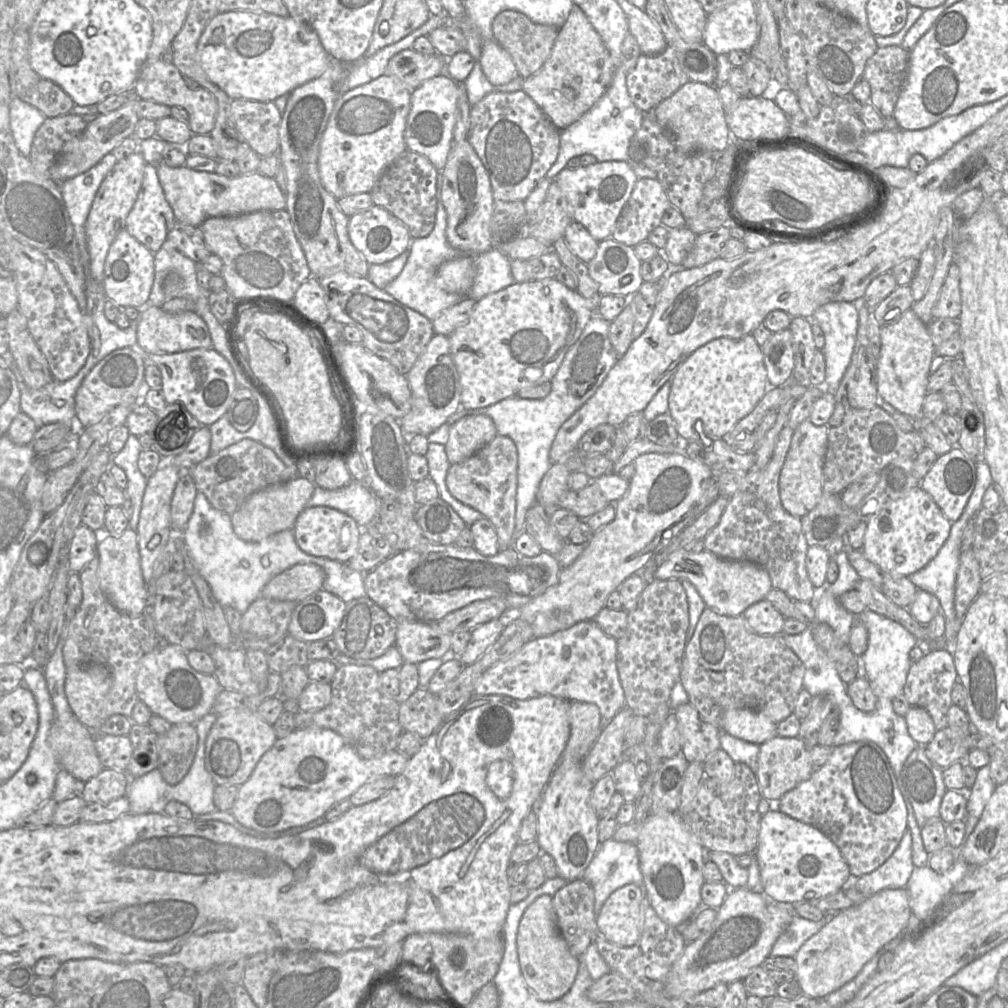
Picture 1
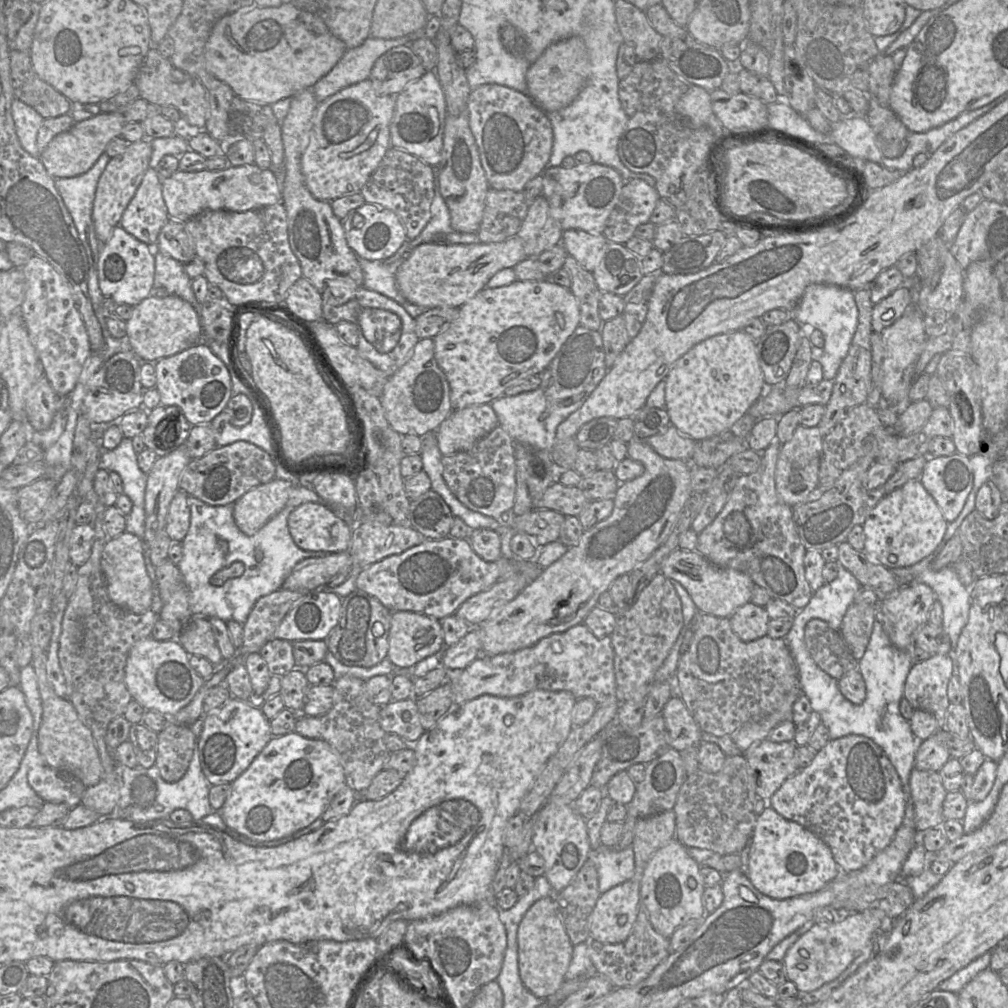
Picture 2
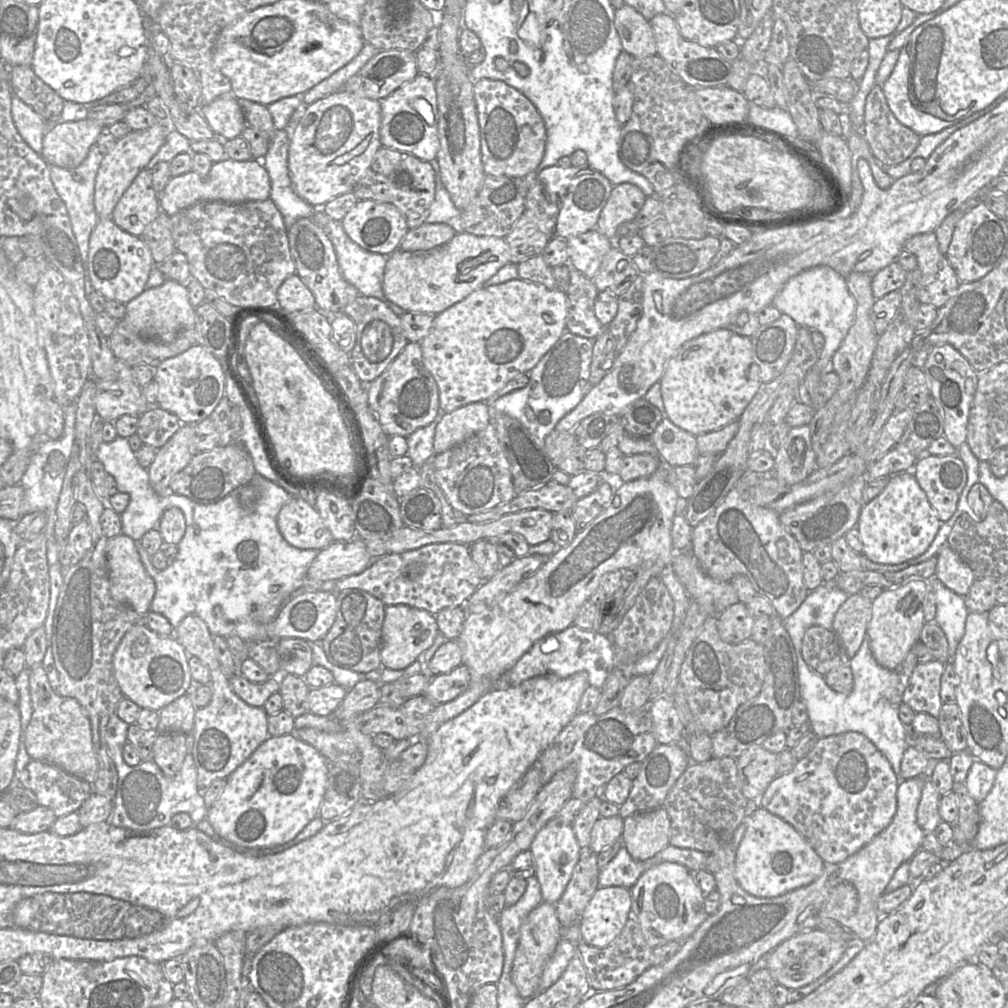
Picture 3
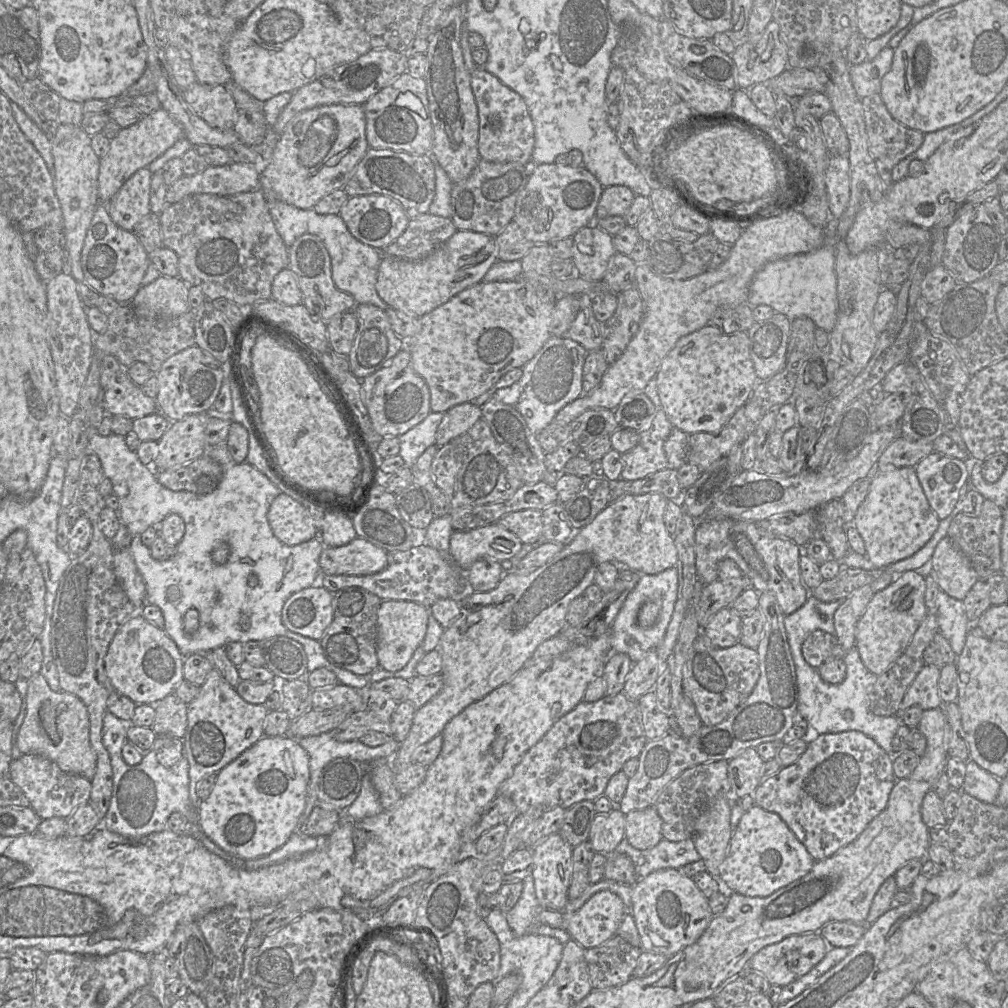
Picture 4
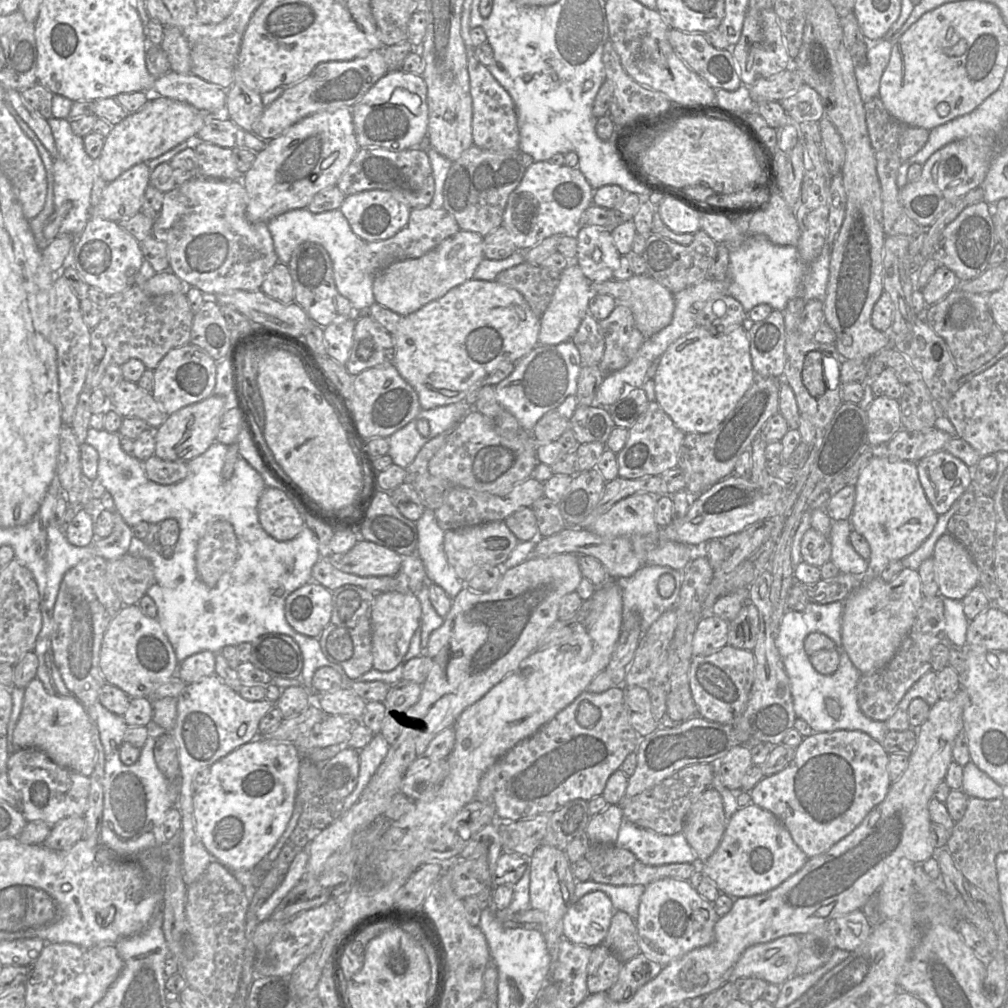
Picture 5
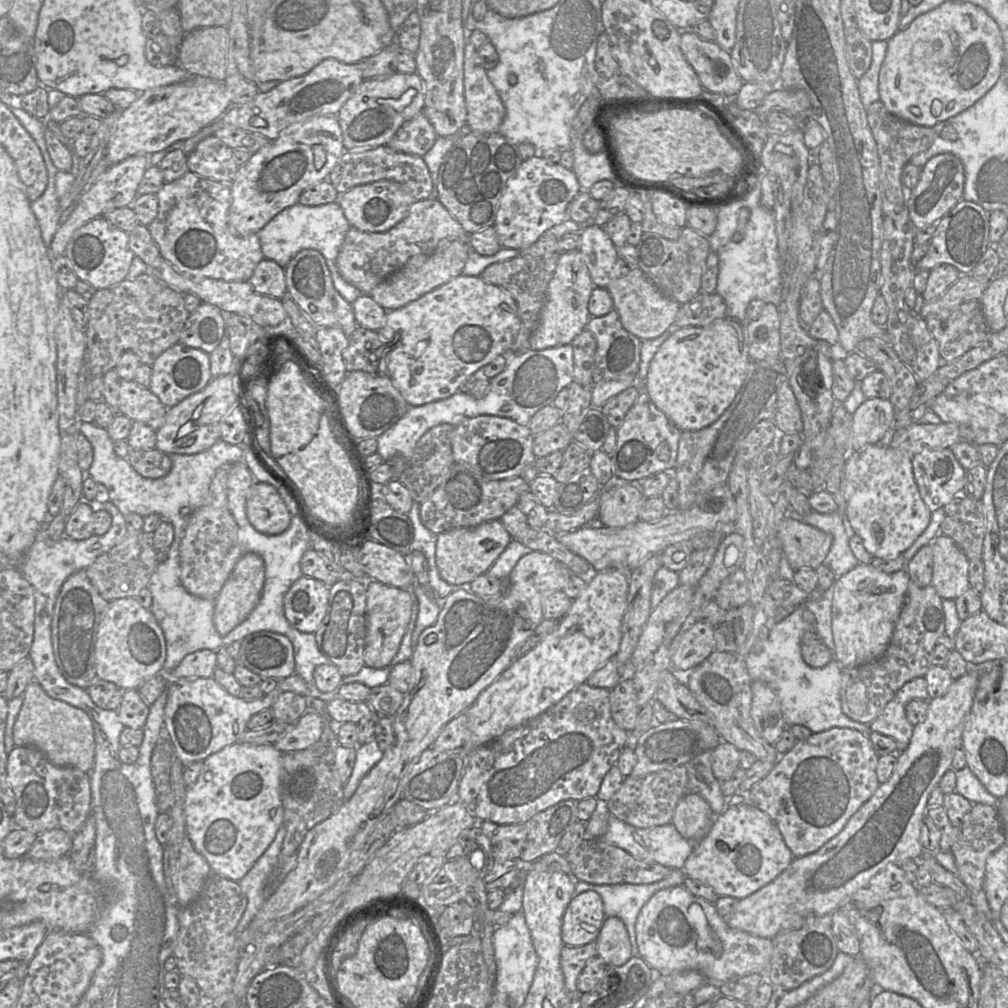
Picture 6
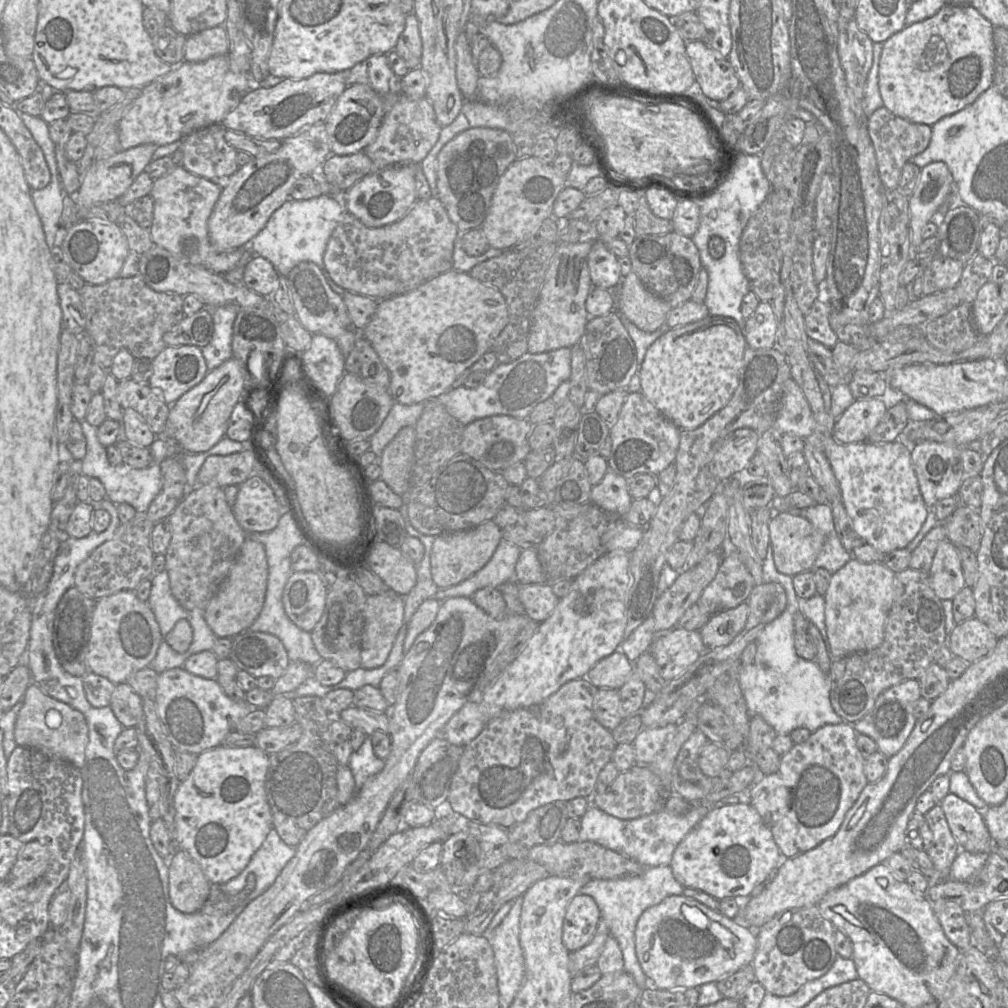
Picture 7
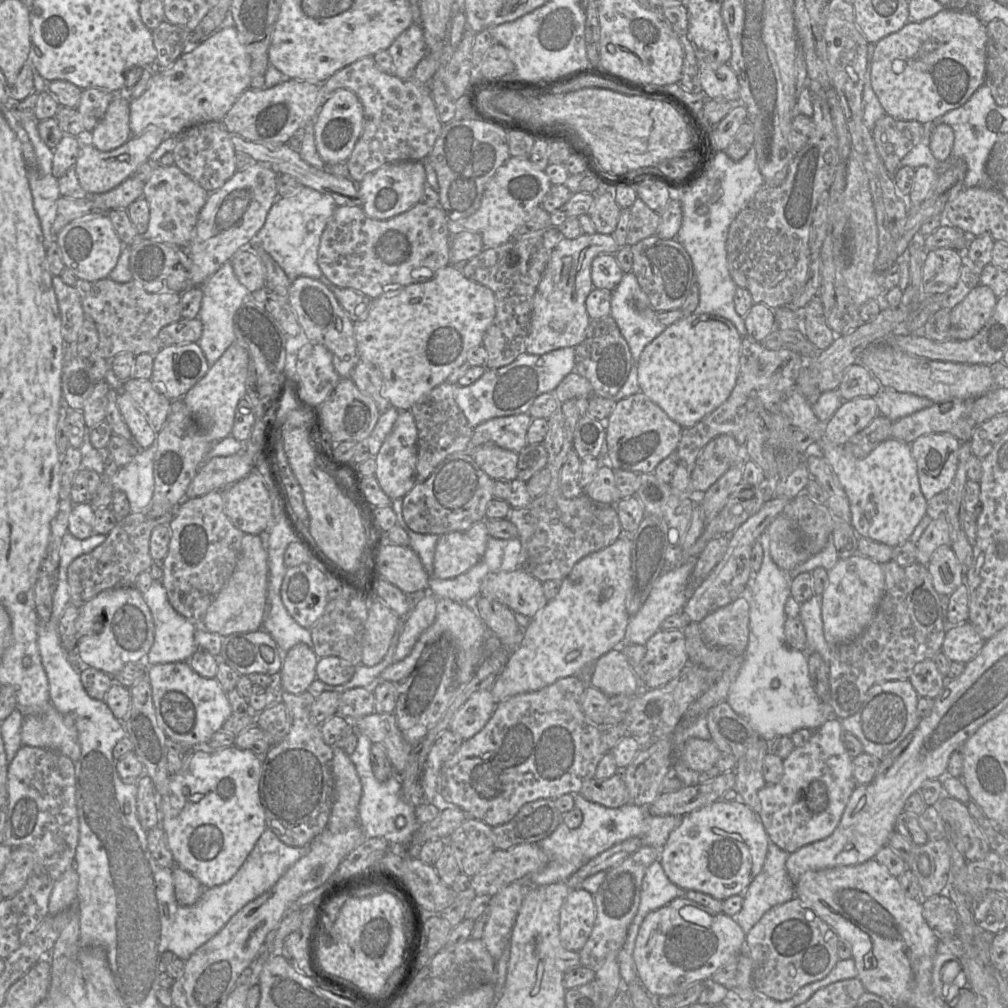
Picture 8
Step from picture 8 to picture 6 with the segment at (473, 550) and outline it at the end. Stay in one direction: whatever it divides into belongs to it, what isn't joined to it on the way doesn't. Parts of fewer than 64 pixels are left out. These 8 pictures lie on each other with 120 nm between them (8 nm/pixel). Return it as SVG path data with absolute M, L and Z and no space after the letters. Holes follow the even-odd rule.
M491 520L471 528L457 528L437 536L436 565L441 578L450 585L470 584L476 577L486 573L511 542L512 537L500 520Z

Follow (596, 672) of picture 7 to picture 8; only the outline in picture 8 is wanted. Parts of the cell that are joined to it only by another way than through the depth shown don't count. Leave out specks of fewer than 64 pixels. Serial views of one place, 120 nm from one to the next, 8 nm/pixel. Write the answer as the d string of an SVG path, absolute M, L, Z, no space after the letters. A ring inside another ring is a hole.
M621 648L612 649L594 663L590 685L608 697L636 696L640 681L631 669Z

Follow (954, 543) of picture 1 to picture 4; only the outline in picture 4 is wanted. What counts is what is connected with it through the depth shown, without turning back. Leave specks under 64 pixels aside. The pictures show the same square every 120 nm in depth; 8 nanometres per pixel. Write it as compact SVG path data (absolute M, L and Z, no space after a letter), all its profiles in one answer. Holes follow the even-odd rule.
M940 591L937 597L937 622L941 634L948 640L955 654L960 655L973 624L967 618L963 601Z

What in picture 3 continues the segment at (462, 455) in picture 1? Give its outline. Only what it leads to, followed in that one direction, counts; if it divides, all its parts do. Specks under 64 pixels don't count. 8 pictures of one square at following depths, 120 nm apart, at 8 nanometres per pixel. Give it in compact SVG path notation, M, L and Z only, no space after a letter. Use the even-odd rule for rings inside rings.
M473 402L443 414L435 429L434 453L463 443L491 422L492 408L485 402Z

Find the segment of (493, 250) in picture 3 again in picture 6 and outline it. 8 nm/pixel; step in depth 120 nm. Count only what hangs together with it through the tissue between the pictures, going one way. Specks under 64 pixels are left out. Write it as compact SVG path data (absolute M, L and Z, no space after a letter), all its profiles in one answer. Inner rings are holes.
M444 238L431 253L410 257L402 268L374 287L369 295L386 311L401 308L462 274L470 249L468 241Z

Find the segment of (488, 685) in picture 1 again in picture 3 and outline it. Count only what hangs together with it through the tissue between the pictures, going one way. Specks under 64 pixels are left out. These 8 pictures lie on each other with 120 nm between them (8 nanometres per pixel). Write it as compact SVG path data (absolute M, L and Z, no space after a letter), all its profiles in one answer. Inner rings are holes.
M572 625L561 632L548 634L538 640L511 669L494 681L492 689L514 687L530 678L546 674L567 678L580 671L588 673L589 685L601 689L614 668L614 645L610 635L584 630ZM460 665L446 674L433 676L422 695L434 705L446 703L463 693L469 682L470 673L467 666Z

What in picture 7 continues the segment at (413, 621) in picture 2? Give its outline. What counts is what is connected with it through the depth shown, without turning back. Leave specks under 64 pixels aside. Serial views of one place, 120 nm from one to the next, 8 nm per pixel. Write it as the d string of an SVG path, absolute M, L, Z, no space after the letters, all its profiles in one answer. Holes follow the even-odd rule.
M391 590L367 597L362 631L363 668L378 668L386 662L402 626L403 617L404 597Z

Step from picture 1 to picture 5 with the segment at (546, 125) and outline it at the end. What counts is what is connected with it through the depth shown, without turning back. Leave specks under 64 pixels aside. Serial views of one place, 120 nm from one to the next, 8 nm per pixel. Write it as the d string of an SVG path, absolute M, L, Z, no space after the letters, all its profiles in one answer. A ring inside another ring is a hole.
M468 56L468 74L472 96L472 137L479 148L499 152L519 149L516 107L511 95L494 78L488 67L475 56Z

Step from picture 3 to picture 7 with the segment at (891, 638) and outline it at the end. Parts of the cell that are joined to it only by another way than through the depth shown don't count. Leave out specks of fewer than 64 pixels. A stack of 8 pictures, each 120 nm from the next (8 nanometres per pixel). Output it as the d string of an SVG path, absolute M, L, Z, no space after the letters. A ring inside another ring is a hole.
M852 557L832 574L825 599L825 625L833 658L877 648L883 642L888 612L892 606L895 575L883 563L863 563Z

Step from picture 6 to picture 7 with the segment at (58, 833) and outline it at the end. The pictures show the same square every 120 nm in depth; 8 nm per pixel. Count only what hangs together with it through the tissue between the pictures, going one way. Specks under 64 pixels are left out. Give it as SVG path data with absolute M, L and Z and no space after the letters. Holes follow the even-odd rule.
M37 840L25 843L17 855L17 859L6 881L13 888L32 885L41 878L48 868L50 853L47 845Z

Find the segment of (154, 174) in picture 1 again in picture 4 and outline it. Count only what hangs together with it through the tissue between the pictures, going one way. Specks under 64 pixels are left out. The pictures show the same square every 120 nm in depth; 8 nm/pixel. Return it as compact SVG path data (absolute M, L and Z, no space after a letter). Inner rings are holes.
M148 167L137 170L107 203L110 218L120 228L132 231L144 216L151 213L151 177Z

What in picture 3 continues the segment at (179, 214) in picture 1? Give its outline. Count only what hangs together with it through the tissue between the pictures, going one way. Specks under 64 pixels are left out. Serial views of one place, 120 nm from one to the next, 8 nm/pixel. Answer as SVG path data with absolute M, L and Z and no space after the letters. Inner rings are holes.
M225 159L212 165L206 176L199 176L194 171L174 176L169 179L159 195L160 209L169 217L182 209L198 202L221 201L225 203L242 203L247 201L264 201L270 198L271 182L263 164L255 159L236 161Z

